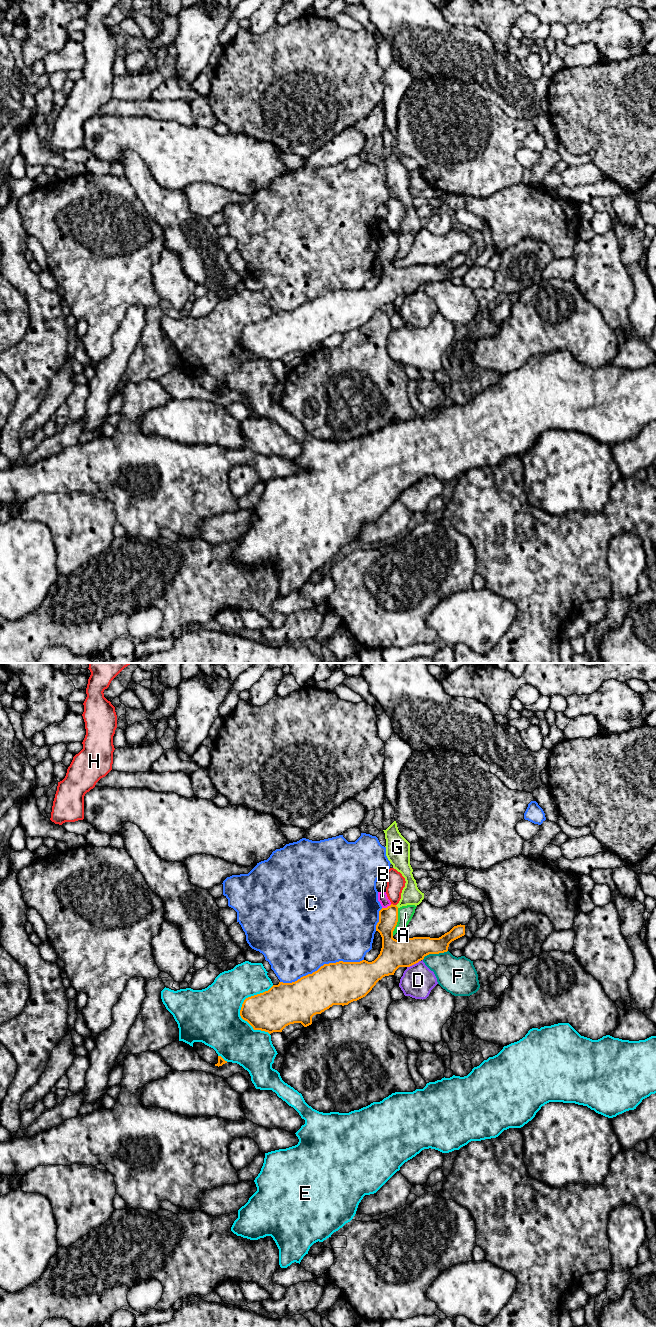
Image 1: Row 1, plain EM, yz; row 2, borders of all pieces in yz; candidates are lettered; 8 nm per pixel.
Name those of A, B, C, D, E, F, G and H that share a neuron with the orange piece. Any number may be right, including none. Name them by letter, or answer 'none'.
E

